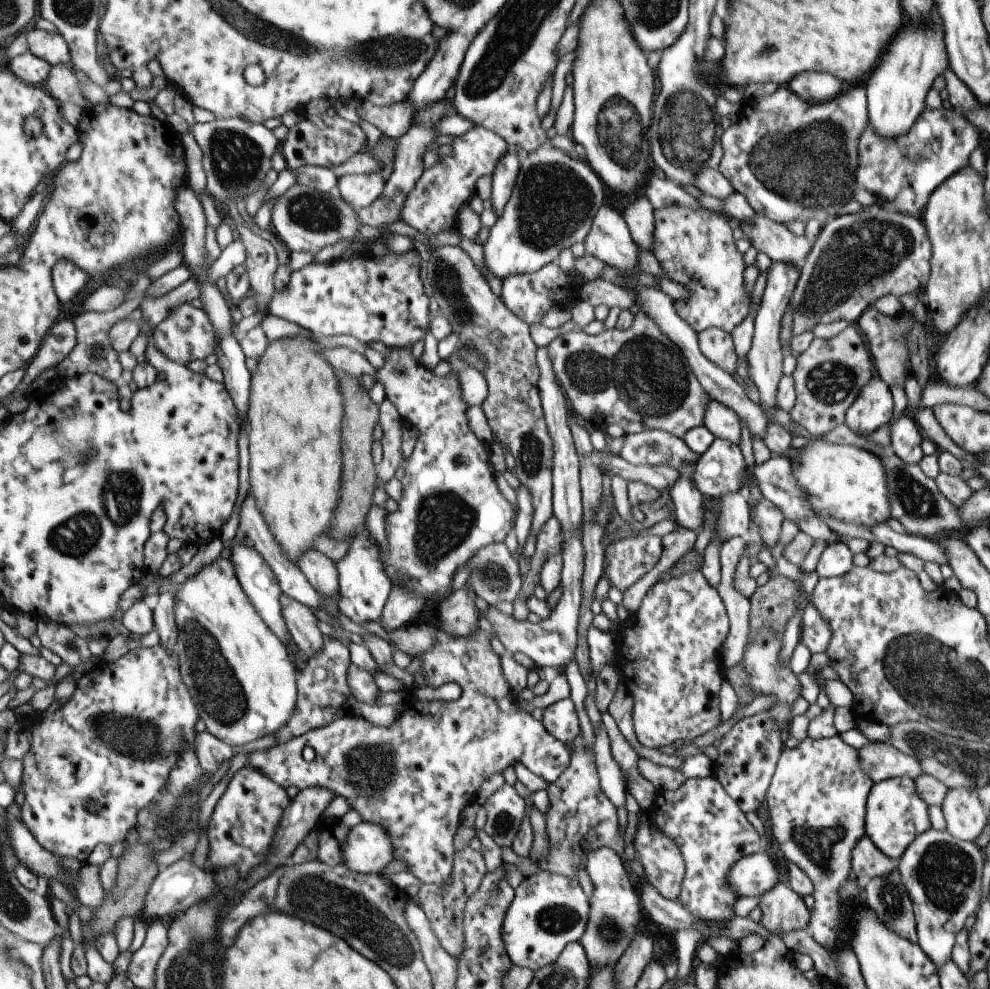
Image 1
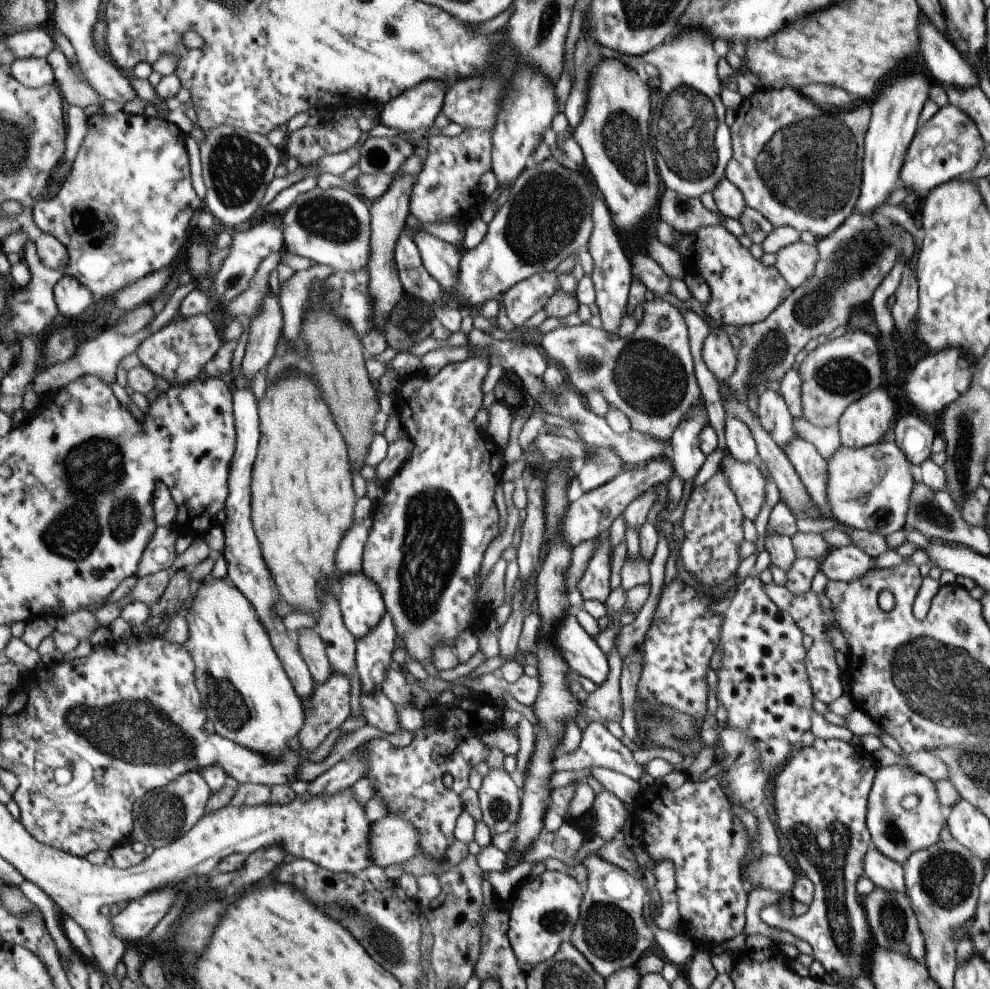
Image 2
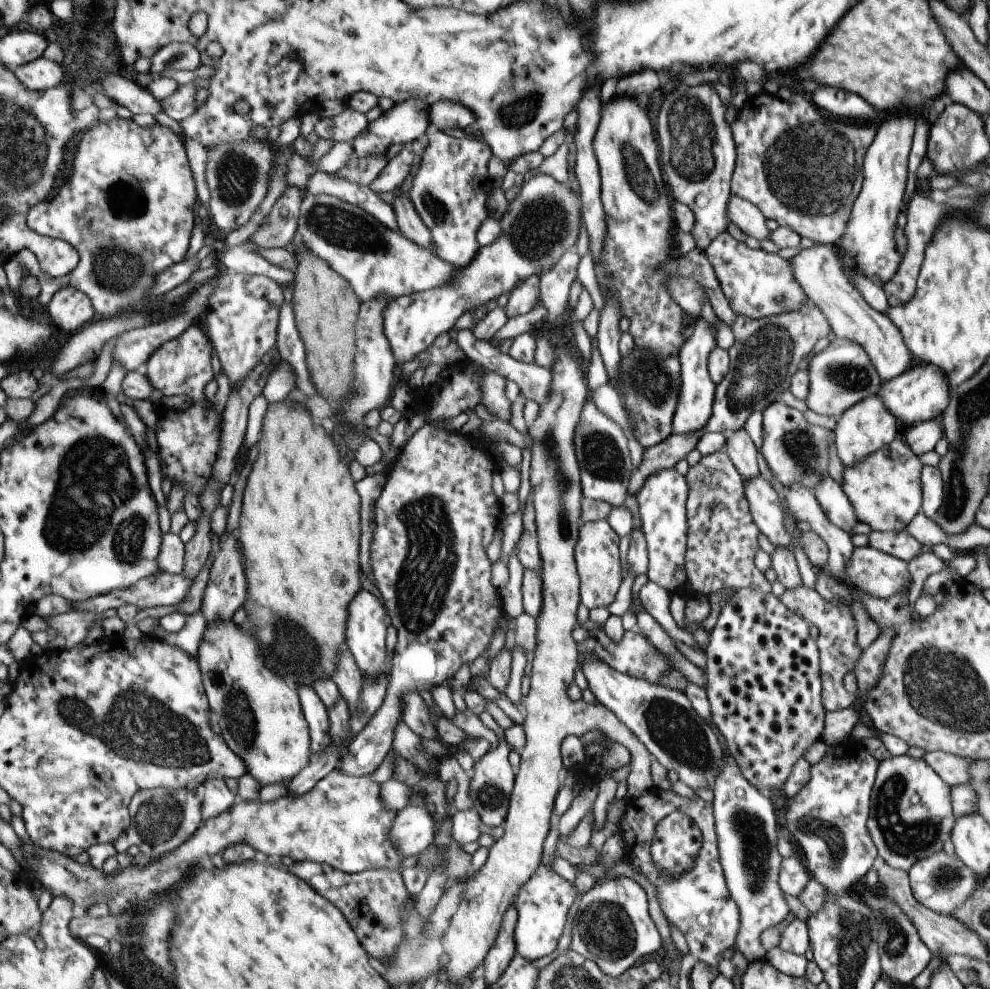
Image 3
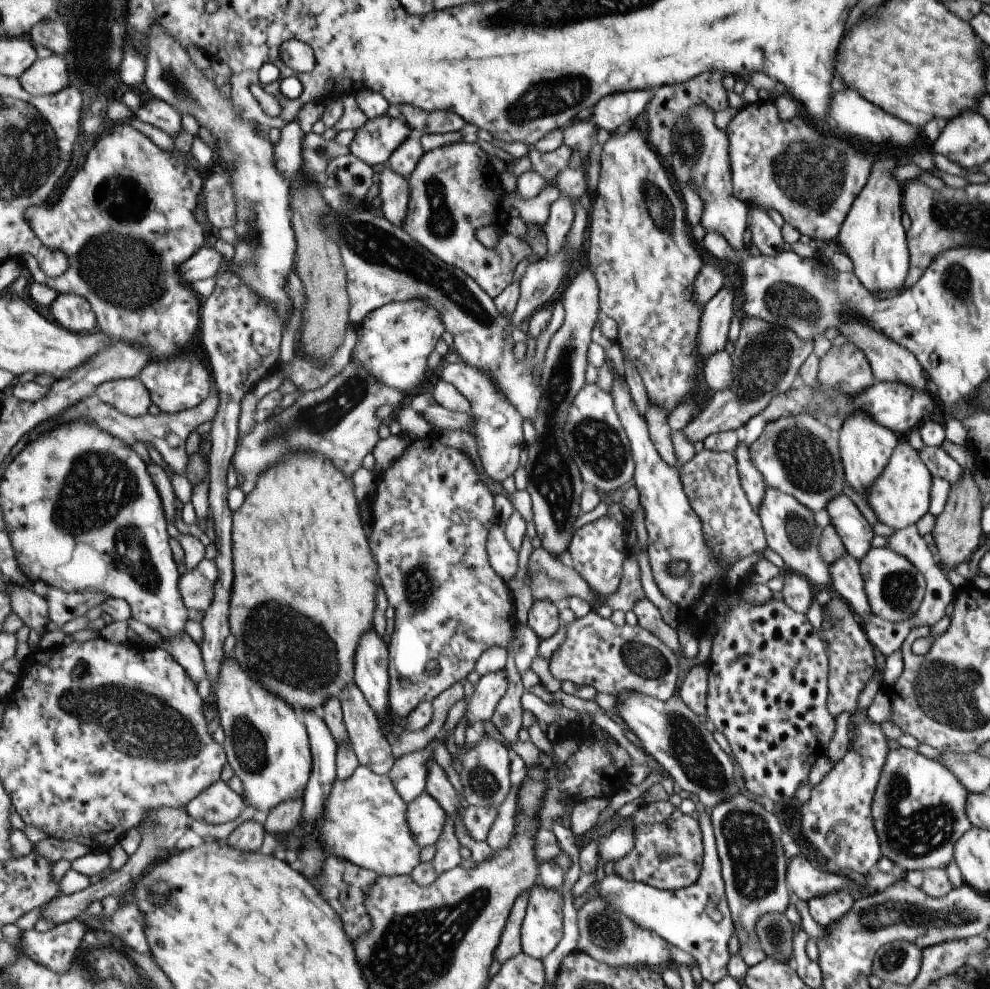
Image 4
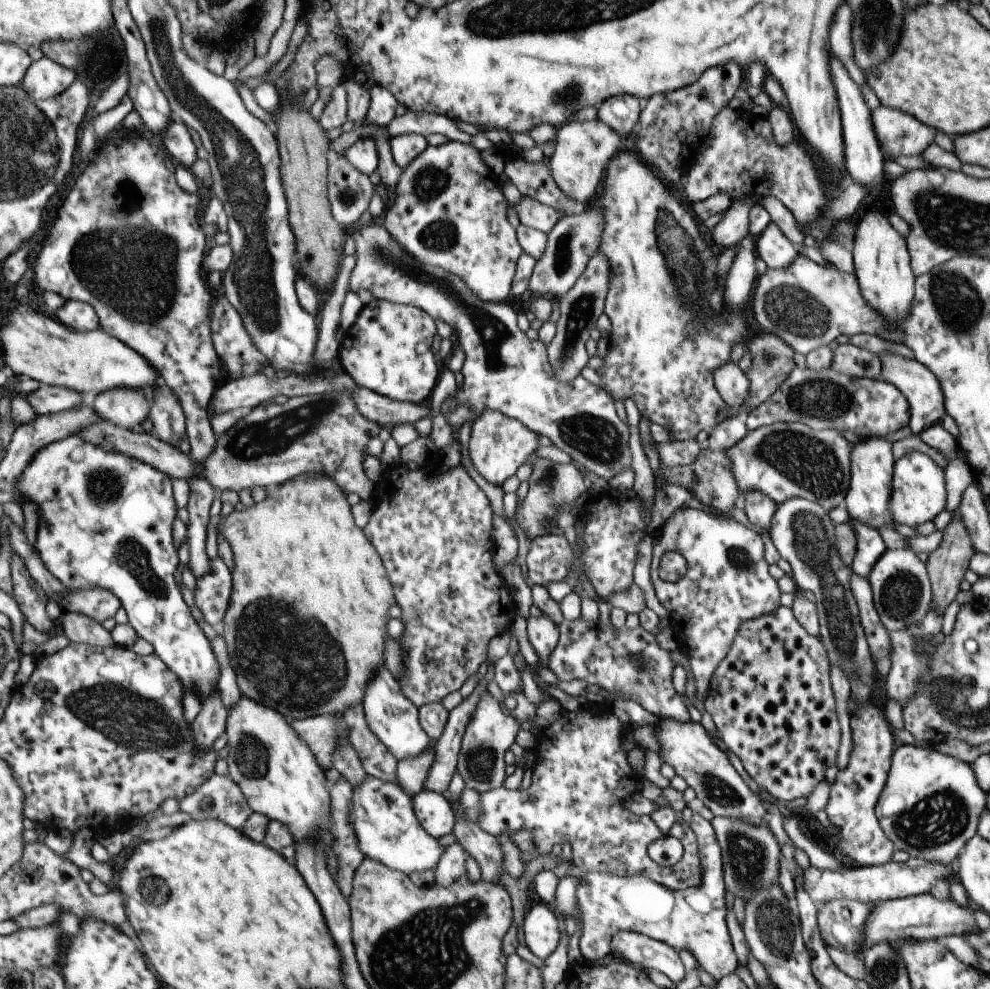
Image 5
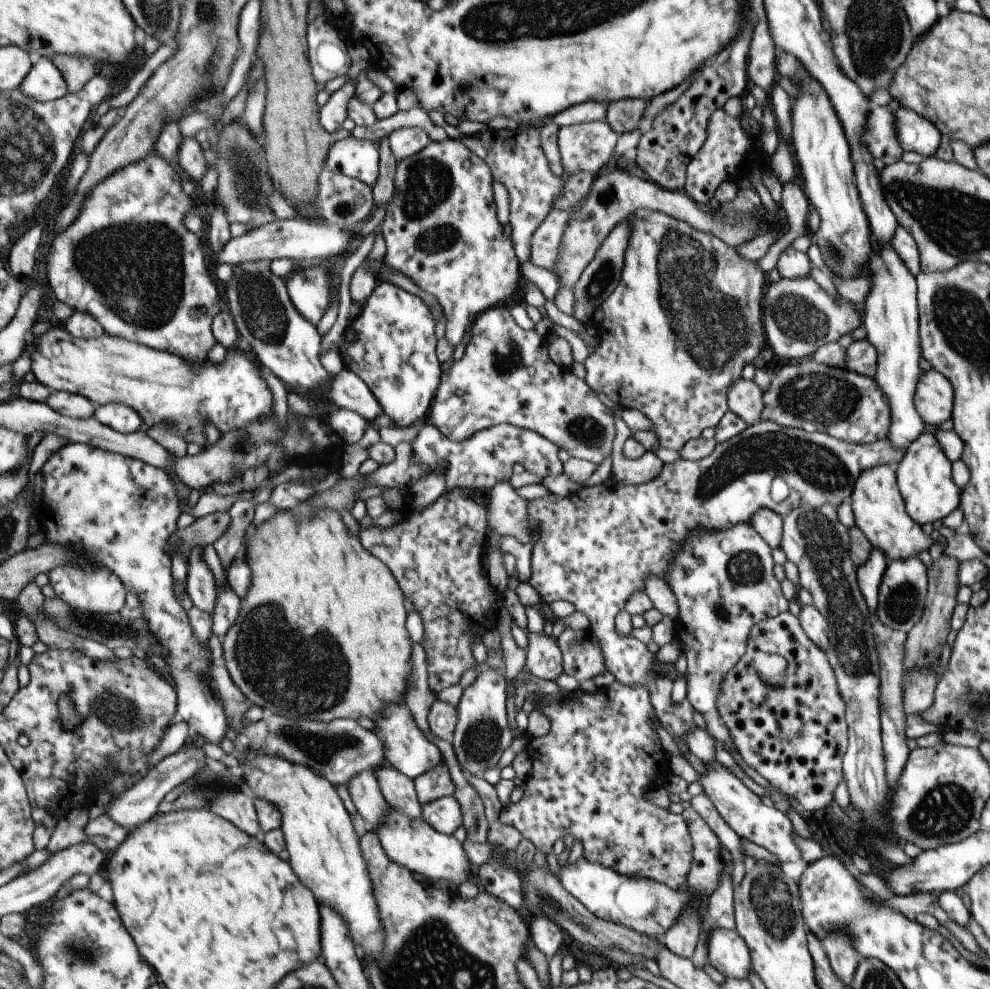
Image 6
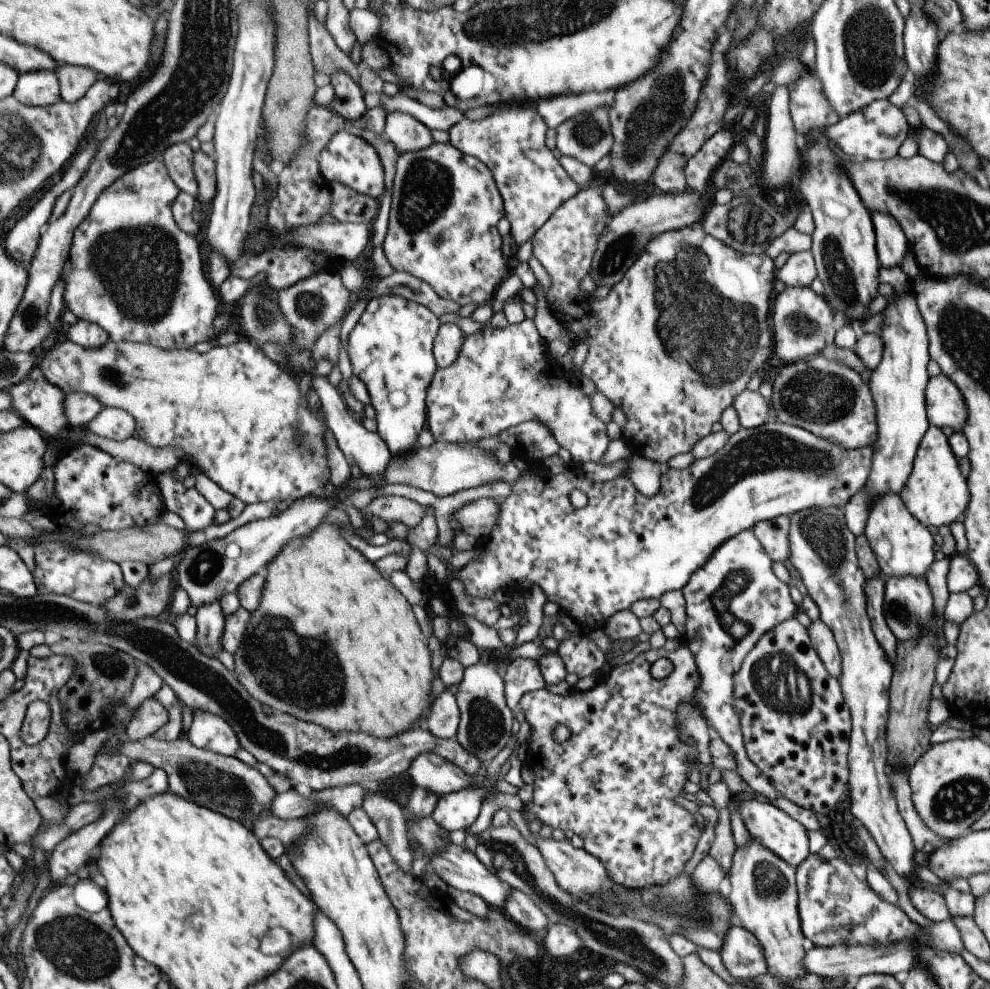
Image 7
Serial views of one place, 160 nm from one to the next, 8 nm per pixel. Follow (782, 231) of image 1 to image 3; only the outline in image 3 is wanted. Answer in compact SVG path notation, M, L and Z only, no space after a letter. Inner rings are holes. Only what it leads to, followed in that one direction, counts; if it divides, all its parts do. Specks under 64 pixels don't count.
M814 244L800 249L788 261L795 282L801 287L807 300L819 307L833 334L860 344L883 382L909 368L911 354L901 333L887 316L873 310L857 292L838 263L837 245Z

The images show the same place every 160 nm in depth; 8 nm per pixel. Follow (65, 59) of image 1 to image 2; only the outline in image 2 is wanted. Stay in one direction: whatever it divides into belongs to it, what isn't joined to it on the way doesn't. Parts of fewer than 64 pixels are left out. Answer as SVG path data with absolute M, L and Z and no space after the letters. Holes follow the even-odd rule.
M30 28L16 32L7 38L6 43L16 54L17 59L48 57L56 44L43 28Z

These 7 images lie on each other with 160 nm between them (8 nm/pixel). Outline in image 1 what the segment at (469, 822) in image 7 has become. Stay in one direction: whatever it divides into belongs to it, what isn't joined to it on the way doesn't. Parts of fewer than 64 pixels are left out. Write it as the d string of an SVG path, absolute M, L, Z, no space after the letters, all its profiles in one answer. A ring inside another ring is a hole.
M361 821L348 836L344 863L355 872L379 875L395 859L395 850L395 844L384 826Z

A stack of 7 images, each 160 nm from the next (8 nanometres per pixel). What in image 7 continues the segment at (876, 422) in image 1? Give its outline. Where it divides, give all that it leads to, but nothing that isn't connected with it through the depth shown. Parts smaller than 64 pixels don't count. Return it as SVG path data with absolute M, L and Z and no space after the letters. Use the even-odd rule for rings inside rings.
M898 494L875 498L868 506L867 520L862 536L875 556L883 577L901 578L915 576L925 578L925 570L934 562L932 535L907 512Z

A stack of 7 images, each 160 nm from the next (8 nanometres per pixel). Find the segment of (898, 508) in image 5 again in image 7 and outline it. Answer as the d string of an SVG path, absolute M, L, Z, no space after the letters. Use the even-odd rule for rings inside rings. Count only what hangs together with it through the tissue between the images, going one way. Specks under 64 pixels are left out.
M927 428L917 448L911 474L898 496L907 512L925 527L951 526L953 522L961 519L969 502L969 490L966 479L961 476L957 458L949 448L947 437L939 428Z

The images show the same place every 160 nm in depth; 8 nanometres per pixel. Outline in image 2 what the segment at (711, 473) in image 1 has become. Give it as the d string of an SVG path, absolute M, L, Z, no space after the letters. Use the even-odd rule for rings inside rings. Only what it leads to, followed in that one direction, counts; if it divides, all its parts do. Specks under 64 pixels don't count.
M725 451L718 470L736 496L743 517L754 520L763 502L764 478L752 462L741 462Z

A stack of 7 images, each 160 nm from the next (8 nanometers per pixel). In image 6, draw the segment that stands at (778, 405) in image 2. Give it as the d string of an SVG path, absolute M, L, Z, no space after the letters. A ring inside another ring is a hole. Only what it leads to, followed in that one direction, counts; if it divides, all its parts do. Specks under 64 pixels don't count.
M758 421L755 425L746 426L739 434L736 434L733 438L726 440L722 443L716 443L713 450L709 453L709 456L696 461L686 461L681 458L671 463L663 463L660 468L660 472L657 476L650 478L647 482L634 484L634 485L615 485L613 482L603 482L597 484L597 486L586 486L573 494L558 497L551 494L547 498L534 499L529 501L529 524L530 534L534 535L538 533L537 540L535 540L533 549L530 553L530 577L528 583L539 593L540 598L545 603L565 599L575 607L575 611L581 612L588 619L588 628L596 636L599 643L603 658L604 668L614 676L614 680L619 684L625 686L641 685L647 689L649 695L649 702L651 703L654 715L657 718L660 725L670 734L680 738L691 728L701 725L696 723L692 718L693 708L691 706L683 705L681 708L671 707L670 692L672 691L672 678L663 671L658 672L658 668L654 665L654 655L649 653L645 644L638 639L632 637L621 637L614 629L614 618L616 612L619 612L624 608L625 601L632 592L642 590L644 586L645 575L655 575L664 580L664 574L668 571L668 564L671 562L671 555L675 549L680 547L681 543L684 543L686 536L693 530L705 530L716 531L719 529L726 529L732 527L737 523L749 522L750 518L756 514L757 511L763 507L776 512L781 518L783 518L792 508L809 506L812 509L819 508L821 505L830 504L832 507L838 507L843 502L848 502L848 496L851 494L853 483L861 471L867 470L872 466L878 464L888 464L892 467L903 458L905 449L896 449L888 440L877 439L872 443L851 443L843 439L835 438L829 434L822 432L807 432L803 429L795 427L782 427L773 421Z

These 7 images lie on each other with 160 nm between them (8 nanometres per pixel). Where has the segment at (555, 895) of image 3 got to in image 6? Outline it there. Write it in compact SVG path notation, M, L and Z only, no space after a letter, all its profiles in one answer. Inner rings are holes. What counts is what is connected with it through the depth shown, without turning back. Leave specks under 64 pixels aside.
M545 915L529 916L528 927L533 941L533 946L548 959L557 952L557 948L561 946L563 940L562 930L553 924L552 920Z

